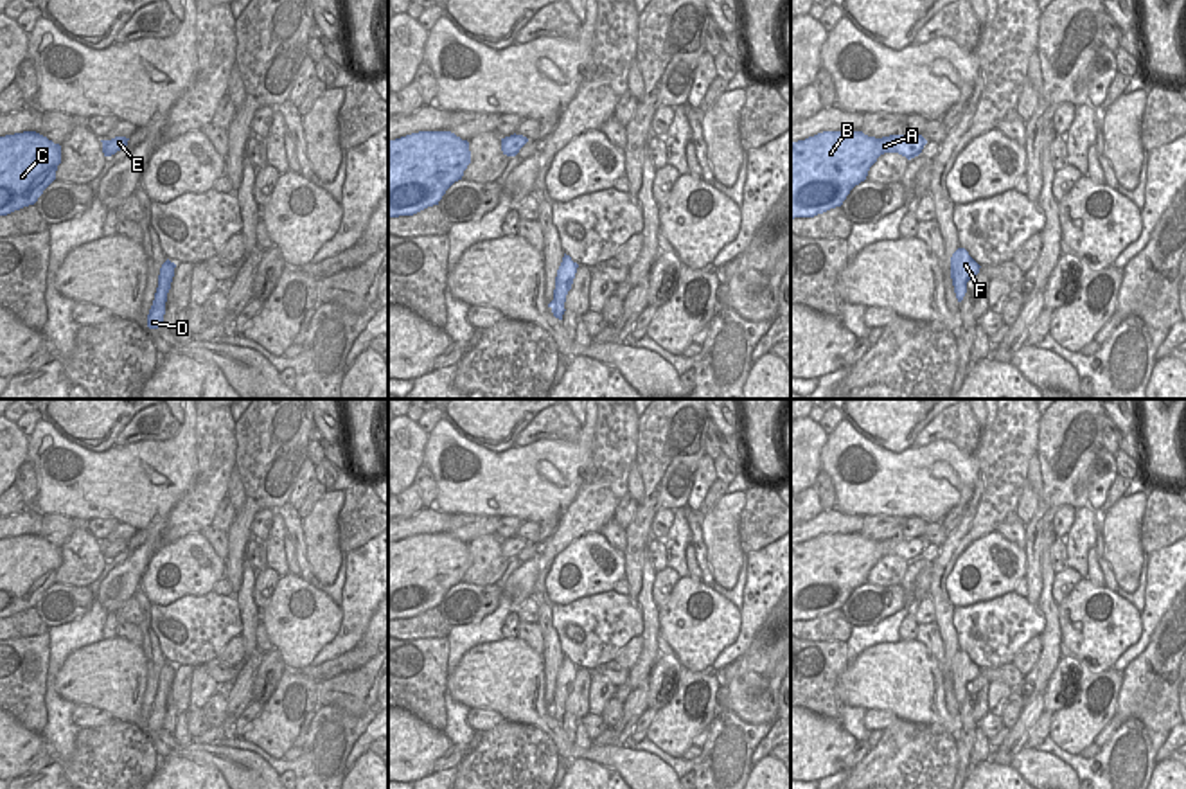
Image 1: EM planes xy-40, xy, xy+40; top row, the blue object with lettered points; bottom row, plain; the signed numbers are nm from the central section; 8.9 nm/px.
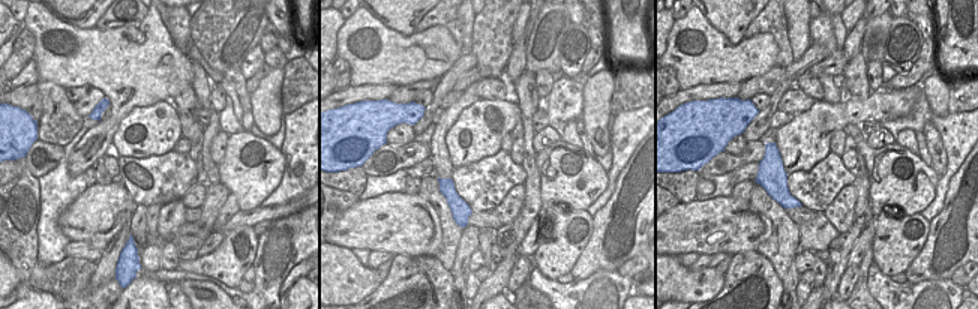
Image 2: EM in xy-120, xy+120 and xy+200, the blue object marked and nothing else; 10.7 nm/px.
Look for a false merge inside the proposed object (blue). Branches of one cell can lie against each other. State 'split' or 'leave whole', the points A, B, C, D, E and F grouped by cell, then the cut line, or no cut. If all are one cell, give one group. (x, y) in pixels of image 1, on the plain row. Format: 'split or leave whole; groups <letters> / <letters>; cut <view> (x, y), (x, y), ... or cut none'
leave whole; groups A B C D E F; cut none

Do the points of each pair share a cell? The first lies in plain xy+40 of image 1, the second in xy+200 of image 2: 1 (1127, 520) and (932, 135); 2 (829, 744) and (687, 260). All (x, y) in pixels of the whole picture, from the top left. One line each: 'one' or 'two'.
1: one
2: two

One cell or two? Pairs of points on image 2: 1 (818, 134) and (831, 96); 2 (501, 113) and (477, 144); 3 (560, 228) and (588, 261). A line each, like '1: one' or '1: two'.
1: two
2: one
3: two

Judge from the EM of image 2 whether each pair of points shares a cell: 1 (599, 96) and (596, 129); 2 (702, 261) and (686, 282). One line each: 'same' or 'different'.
1: same
2: different

